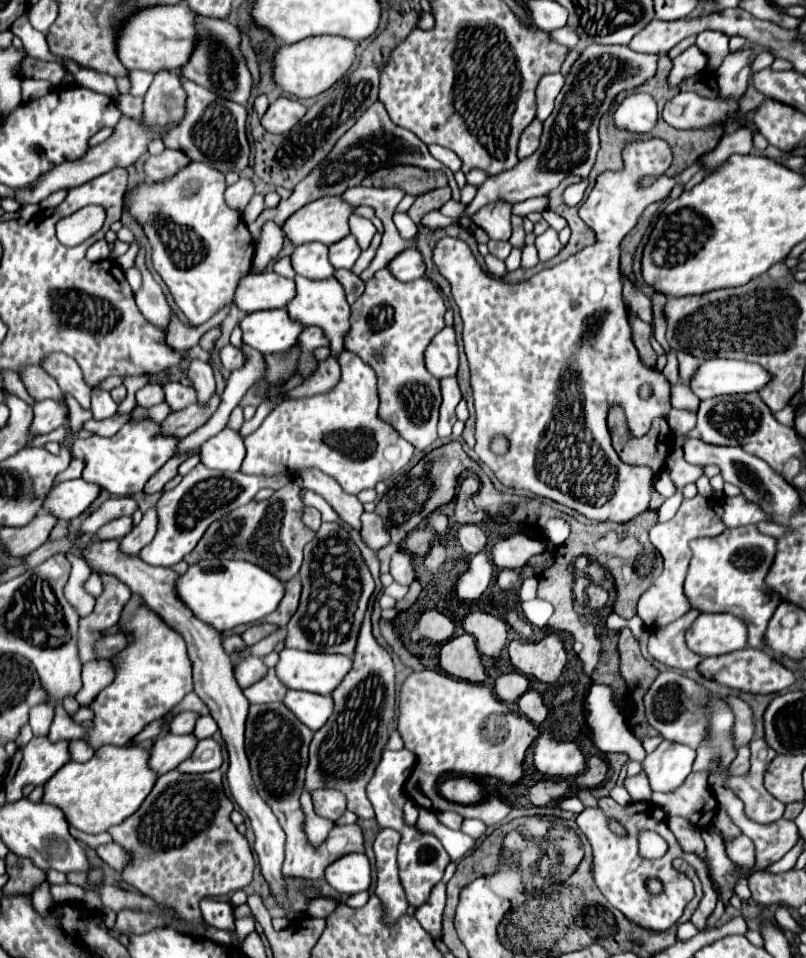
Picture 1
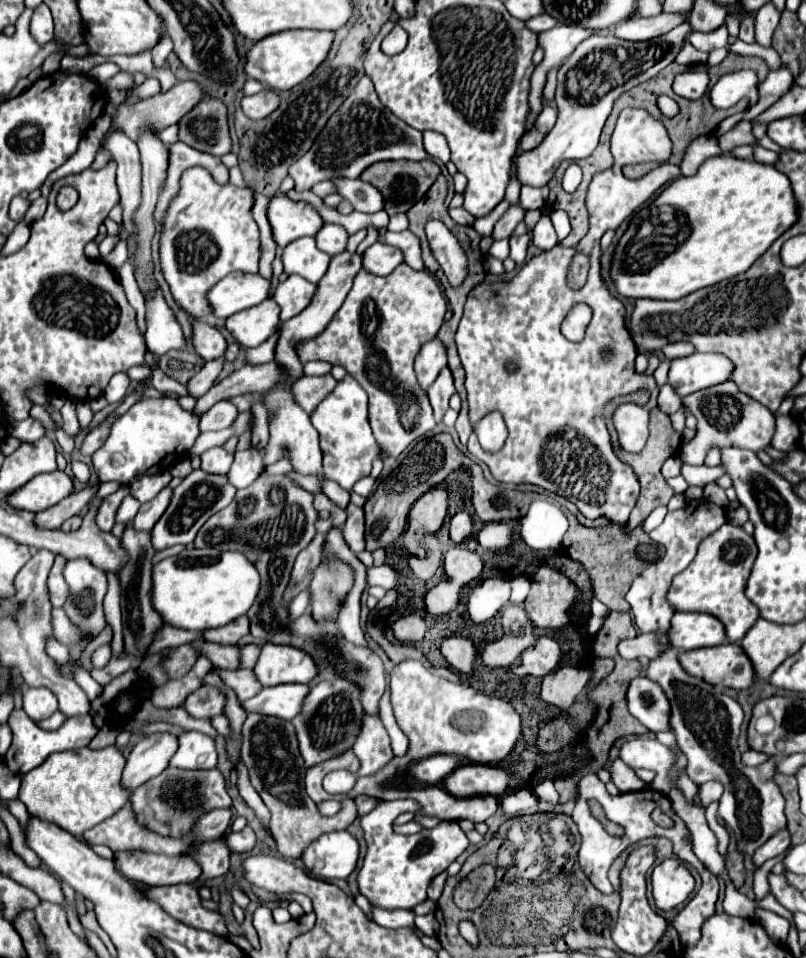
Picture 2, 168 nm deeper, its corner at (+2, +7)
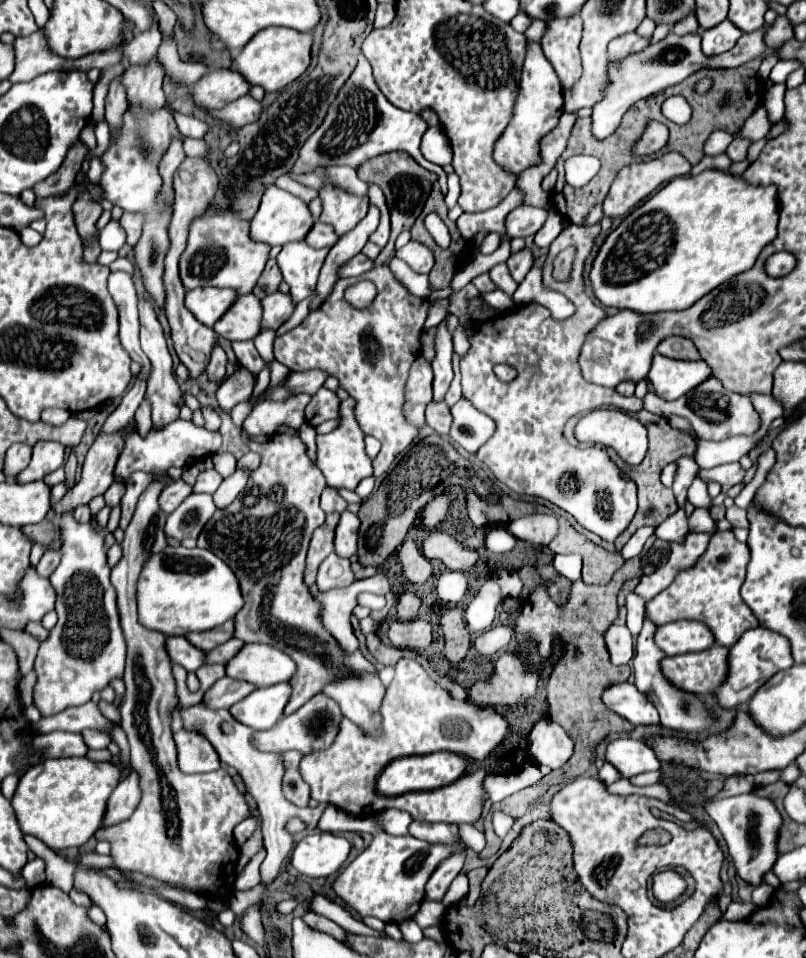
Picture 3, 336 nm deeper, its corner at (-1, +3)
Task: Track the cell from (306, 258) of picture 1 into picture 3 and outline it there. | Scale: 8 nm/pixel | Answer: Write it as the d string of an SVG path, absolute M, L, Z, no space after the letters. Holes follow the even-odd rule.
M296 241L282 247L278 253L278 265L284 281L290 285L292 299L302 301L312 295L326 255L328 249L314 249L306 241Z

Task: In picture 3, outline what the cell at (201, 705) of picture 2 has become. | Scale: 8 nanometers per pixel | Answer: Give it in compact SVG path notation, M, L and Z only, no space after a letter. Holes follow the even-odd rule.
M222 677L204 693L204 705L208 705L210 709L230 709L234 703L242 701L252 691L254 687L250 687L250 683L240 683L232 677Z

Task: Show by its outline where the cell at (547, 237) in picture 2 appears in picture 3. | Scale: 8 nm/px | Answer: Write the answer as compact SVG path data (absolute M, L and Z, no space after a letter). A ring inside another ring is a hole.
M550 211L550 217L546 219L544 227L536 233L534 243L538 247L550 247L550 243L560 235L562 231L562 215L558 211Z

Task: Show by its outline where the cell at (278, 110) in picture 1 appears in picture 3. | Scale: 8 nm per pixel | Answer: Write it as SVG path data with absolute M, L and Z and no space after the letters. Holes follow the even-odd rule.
M244 95L232 103L228 103L228 107L218 109L218 111L210 111L212 117L222 119L226 123L230 123L232 127L242 127L248 123L254 123L262 113L262 103L254 101L250 95Z

